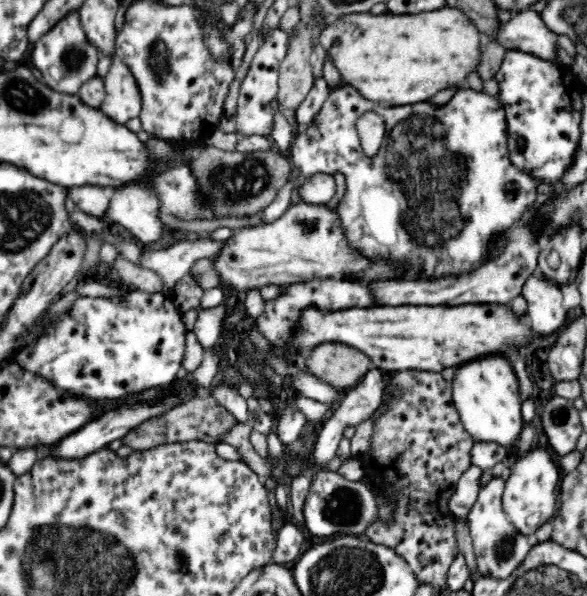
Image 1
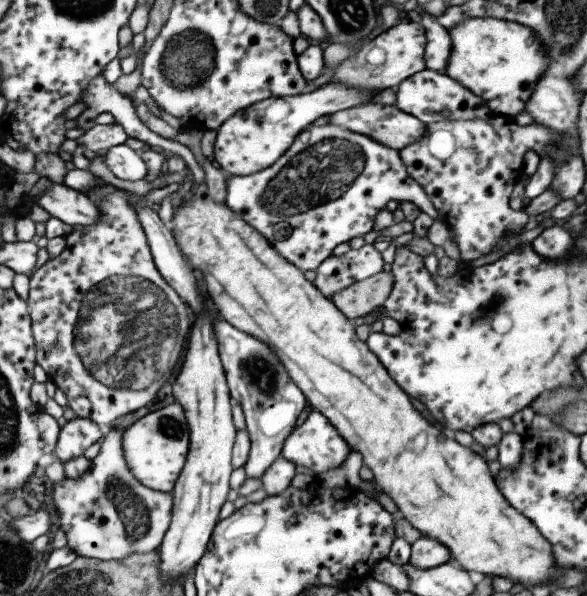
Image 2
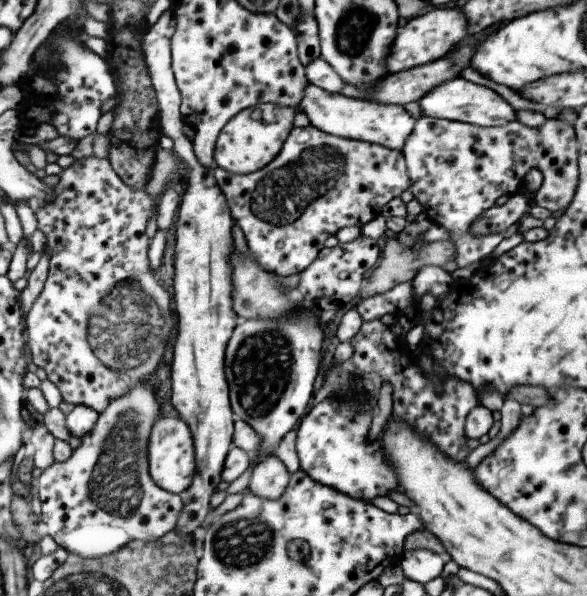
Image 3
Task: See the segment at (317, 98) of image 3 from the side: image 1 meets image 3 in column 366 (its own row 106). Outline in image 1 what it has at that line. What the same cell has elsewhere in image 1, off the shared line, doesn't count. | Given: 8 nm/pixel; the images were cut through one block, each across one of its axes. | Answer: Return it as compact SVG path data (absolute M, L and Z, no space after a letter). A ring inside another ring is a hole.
M115 55L111 63L108 74L103 78L106 96L99 109L106 116L109 116L110 120L125 125L128 120L139 116L143 100L141 99L138 82L134 79L130 68L124 64L124 61L118 55Z

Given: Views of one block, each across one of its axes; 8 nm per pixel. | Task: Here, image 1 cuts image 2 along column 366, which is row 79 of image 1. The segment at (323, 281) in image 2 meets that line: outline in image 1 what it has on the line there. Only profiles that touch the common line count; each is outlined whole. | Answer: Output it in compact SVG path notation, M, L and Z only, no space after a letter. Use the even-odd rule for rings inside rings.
M277 28L264 40L264 44L254 54L237 98L237 111L235 114L237 132L241 132L246 136L252 136L252 134L266 136L266 134L272 132L272 120L274 120L275 111L272 111L274 106L270 102L276 100L279 69L281 62L288 54L288 50L290 50L290 37L288 32Z

